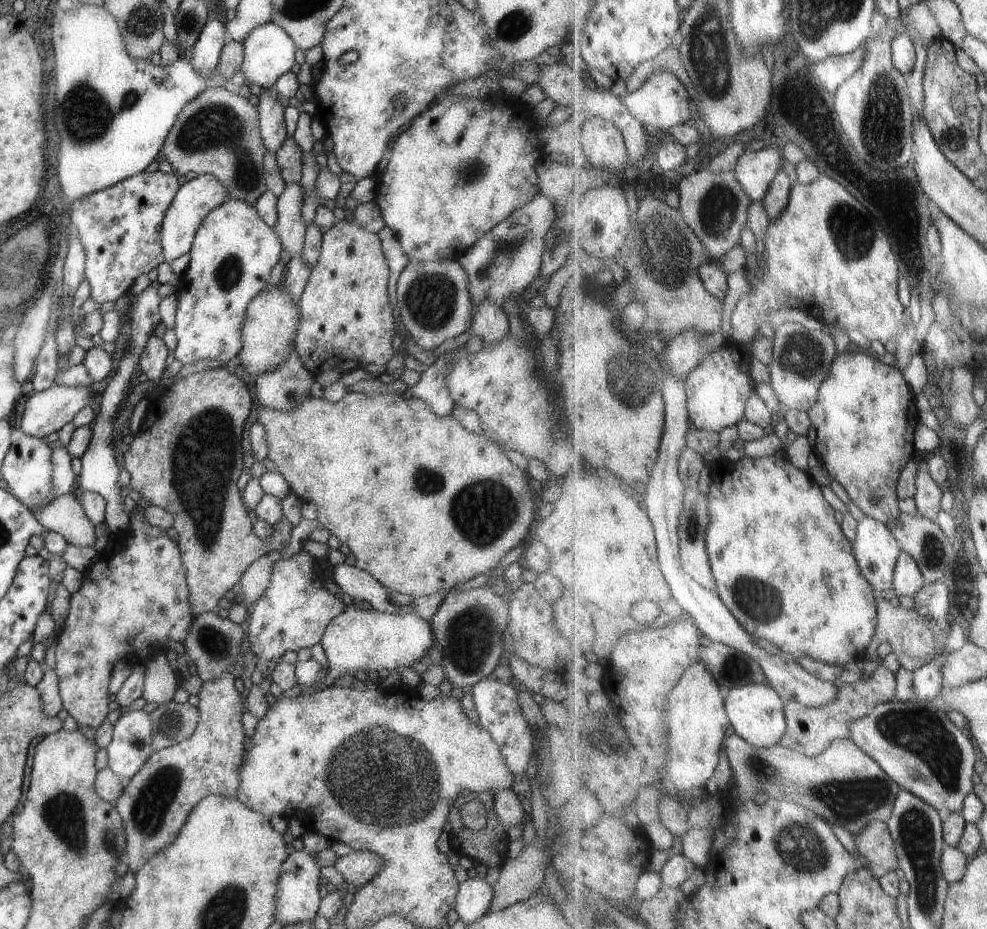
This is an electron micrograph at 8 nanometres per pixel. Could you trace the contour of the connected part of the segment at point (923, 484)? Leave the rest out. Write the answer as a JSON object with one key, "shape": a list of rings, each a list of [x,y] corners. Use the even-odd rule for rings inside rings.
{"shape":[[[921,455],[923,462],[919,465],[919,474],[917,474],[917,493],[915,494],[915,503],[920,512],[928,520],[935,522],[939,512],[941,512],[941,498],[943,498],[943,487],[939,486],[929,470],[927,470],[926,456]]]}

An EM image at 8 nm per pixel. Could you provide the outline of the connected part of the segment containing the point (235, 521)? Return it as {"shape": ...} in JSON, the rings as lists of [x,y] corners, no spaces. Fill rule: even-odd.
{"shape":[[[213,365],[208,369],[201,370],[195,374],[187,374],[185,376],[175,375],[172,379],[164,381],[165,387],[161,390],[161,394],[157,398],[147,397],[147,410],[145,412],[144,420],[139,426],[139,431],[135,434],[133,442],[129,444],[129,448],[123,454],[123,462],[121,468],[125,469],[129,474],[129,487],[135,492],[139,492],[140,498],[145,498],[151,505],[161,508],[165,513],[171,516],[171,528],[177,533],[177,550],[181,560],[181,566],[185,570],[185,584],[187,586],[187,602],[189,602],[192,616],[201,614],[201,612],[216,611],[217,603],[223,595],[232,588],[234,584],[239,581],[243,570],[260,558],[262,555],[267,555],[270,551],[278,551],[282,543],[287,543],[290,537],[292,525],[289,524],[287,518],[281,518],[279,523],[276,523],[272,530],[271,536],[267,540],[258,538],[251,528],[250,519],[247,517],[248,510],[243,505],[243,498],[236,486],[236,481],[239,478],[242,469],[242,432],[243,425],[249,416],[251,407],[254,403],[252,392],[247,389],[243,380],[233,376],[232,372],[227,372],[224,367]]]}

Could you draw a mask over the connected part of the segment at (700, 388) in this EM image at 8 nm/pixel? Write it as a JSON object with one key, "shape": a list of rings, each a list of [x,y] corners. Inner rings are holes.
{"shape":[[[733,343],[709,350],[709,354],[689,374],[685,380],[685,394],[689,420],[694,427],[720,434],[746,420],[749,398],[757,390],[751,377],[751,359],[754,355],[749,349],[749,344]]]}

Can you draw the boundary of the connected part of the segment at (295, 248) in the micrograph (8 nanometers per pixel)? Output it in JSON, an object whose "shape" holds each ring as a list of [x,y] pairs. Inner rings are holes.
{"shape":[[[296,182],[284,183],[284,189],[276,198],[276,223],[271,227],[282,249],[293,255],[301,255],[306,222],[302,219],[302,188]]]}

